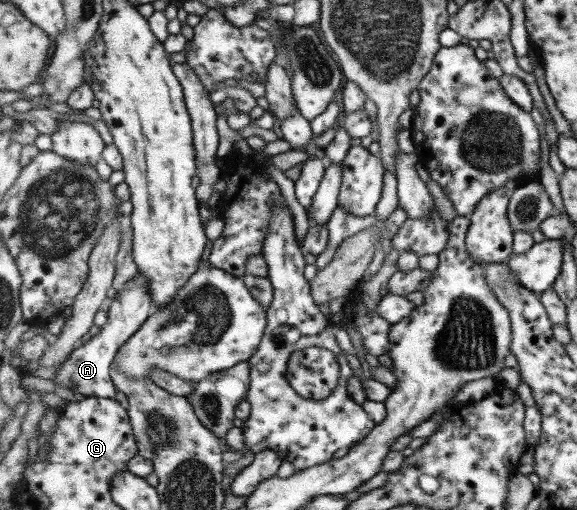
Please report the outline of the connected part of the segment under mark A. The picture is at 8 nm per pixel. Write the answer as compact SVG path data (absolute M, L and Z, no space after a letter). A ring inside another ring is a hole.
M142 272L138 273L120 292L110 293L109 303L107 303L107 323L100 328L100 331L92 337L88 342L78 346L77 350L71 357L61 365L57 370L54 382L64 388L71 389L74 393L78 392L86 397L98 398L116 398L117 386L111 377L111 366L117 356L120 348L132 336L135 335L142 325L151 317L154 309L152 293L149 290L149 282L151 280Z

